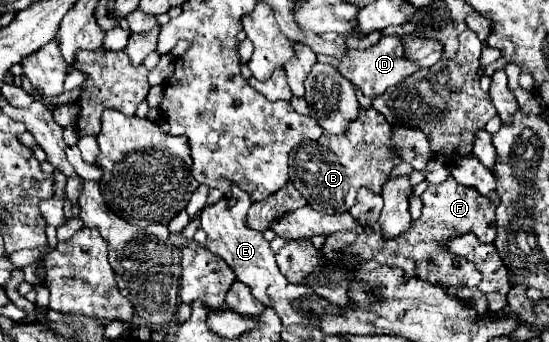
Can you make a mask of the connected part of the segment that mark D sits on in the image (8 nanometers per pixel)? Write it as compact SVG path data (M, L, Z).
M382 36L378 40L378 44L372 44L366 50L346 50L346 58L342 58L338 72L346 80L350 80L354 86L358 86L364 92L364 96L372 98L372 96L384 94L386 88L390 88L390 86L398 86L408 76L418 72L418 68L420 66L414 60L408 60L402 40L398 36Z

